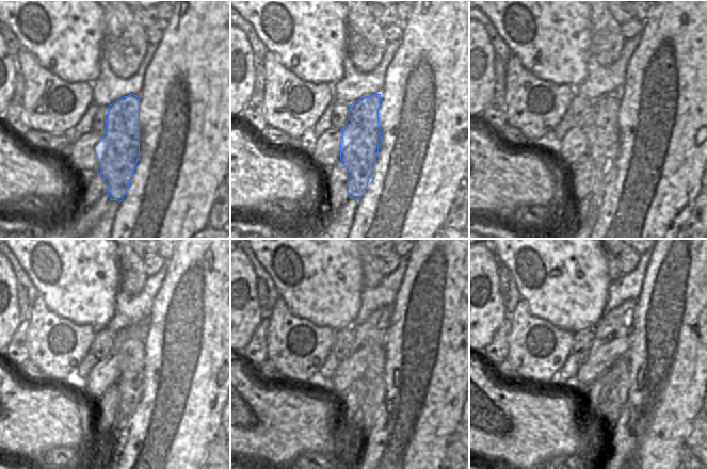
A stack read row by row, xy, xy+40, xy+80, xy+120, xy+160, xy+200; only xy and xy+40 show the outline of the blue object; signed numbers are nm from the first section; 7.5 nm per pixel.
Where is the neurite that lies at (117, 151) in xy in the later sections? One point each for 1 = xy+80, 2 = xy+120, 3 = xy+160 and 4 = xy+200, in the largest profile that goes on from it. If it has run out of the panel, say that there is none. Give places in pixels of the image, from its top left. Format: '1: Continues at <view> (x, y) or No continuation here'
1: Continues at xy+80 (604, 134)
2: Continues at xy+120 (130, 383)
3: Continues at xy+160 (373, 376)
4: Continues at xy+200 (620, 367).

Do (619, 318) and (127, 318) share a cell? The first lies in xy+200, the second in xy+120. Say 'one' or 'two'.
two

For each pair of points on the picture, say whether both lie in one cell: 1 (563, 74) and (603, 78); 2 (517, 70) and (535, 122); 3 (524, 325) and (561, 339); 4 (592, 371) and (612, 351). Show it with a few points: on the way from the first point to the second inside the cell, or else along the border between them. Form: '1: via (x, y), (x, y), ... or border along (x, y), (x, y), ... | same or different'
1: border along (589, 54), (585, 61), (587, 77), (575, 87) | different
2: via (519, 83), (525, 94), (527, 109) | same
3: via (533, 325), (545, 323), (553, 329) | same
4: via (597, 366), (607, 356) | same

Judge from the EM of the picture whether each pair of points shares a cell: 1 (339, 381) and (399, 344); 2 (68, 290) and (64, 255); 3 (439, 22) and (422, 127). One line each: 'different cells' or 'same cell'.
1: different cells
2: same cell
3: same cell

